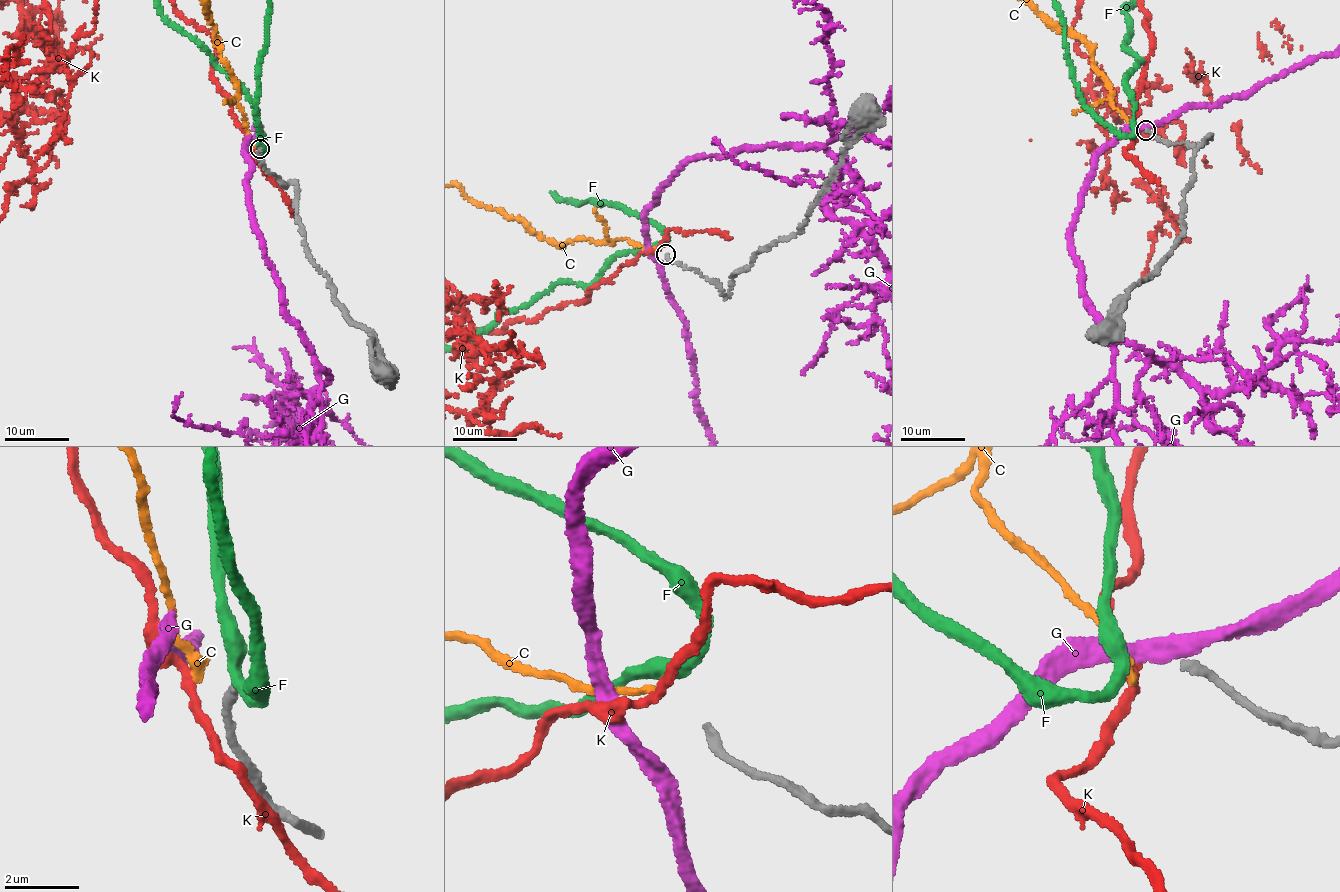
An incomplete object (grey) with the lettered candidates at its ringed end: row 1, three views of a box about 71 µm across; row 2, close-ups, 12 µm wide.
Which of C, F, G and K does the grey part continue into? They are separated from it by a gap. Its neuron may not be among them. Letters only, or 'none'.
C

